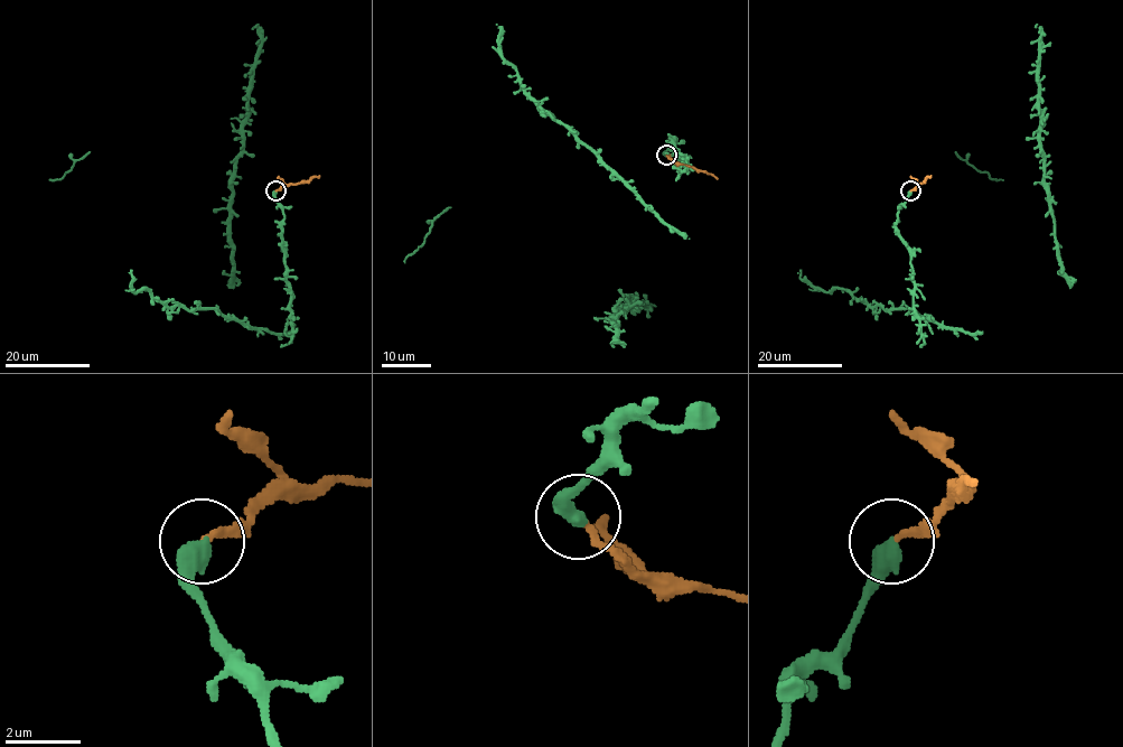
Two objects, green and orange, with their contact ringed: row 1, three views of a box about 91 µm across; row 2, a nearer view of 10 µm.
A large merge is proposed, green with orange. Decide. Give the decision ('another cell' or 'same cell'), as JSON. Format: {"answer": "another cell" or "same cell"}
{"answer": "another cell"}

